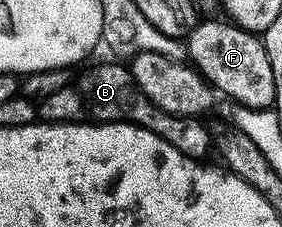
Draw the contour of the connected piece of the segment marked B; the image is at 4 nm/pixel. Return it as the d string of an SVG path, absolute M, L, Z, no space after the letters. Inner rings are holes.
M101 63L98 67L93 67L81 80L74 82L68 87L59 89L59 93L51 93L51 97L40 100L39 115L44 122L47 123L72 123L74 121L124 121L126 123L136 123L138 127L147 129L151 133L155 133L159 137L163 137L163 141L167 141L171 145L175 145L175 149L179 149L179 153L183 153L187 157L201 161L206 157L209 147L211 151L211 139L209 143L209 131L201 124L202 120L197 117L187 115L172 115L163 109L156 107L147 96L135 85L133 74L129 72L128 66L120 67L117 63Z

